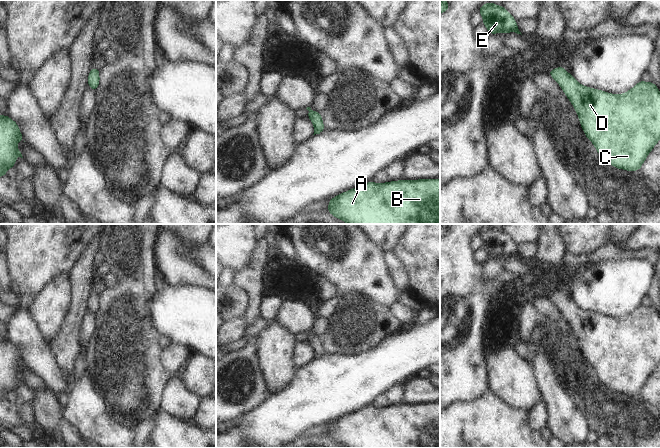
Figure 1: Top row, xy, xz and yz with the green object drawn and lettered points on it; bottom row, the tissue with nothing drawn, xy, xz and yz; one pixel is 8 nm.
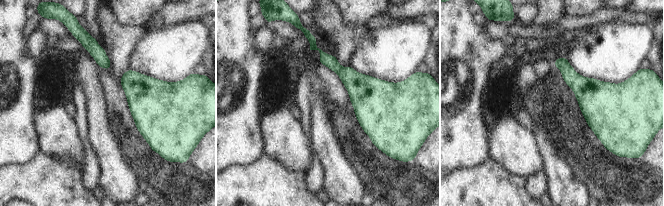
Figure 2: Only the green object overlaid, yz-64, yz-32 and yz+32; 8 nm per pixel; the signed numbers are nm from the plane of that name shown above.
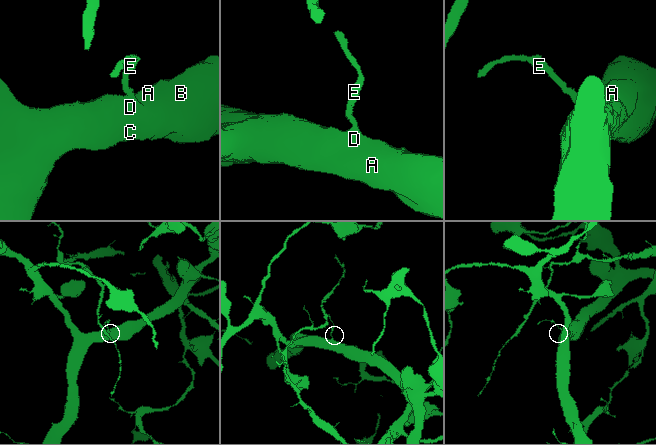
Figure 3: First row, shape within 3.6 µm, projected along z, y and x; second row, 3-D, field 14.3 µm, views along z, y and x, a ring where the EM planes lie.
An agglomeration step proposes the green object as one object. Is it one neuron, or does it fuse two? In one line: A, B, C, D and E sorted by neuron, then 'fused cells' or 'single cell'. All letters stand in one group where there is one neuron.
A B C D E | single cell

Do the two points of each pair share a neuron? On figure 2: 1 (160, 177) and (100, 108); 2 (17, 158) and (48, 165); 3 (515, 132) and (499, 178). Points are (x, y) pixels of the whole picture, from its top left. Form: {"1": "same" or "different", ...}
{"1": "different", "2": "different", "3": "different"}

